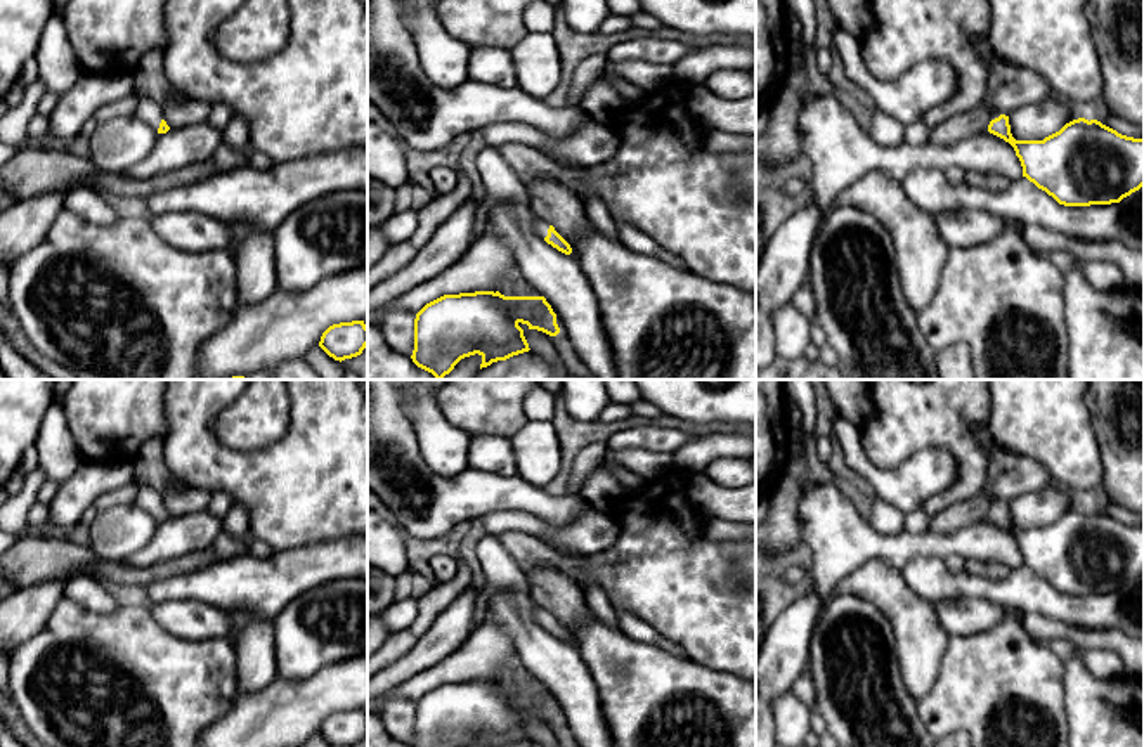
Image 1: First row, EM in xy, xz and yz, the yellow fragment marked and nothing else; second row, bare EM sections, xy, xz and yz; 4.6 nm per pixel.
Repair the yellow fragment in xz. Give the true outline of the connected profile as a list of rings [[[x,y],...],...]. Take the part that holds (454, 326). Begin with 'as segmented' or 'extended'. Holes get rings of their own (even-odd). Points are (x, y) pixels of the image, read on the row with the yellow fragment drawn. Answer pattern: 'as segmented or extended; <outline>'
as segmented; [[[499,291],[444,295],[416,314],[411,359],[437,380],[475,354],[482,357],[482,369],[530,350],[520,322],[549,336],[560,333],[544,296],[504,296]]]

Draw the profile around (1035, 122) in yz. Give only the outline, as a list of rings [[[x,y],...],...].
[[[1050,95],[1038,104],[1011,113],[1009,125],[1016,140],[1043,140],[1078,118],[1082,118],[1080,107]]]

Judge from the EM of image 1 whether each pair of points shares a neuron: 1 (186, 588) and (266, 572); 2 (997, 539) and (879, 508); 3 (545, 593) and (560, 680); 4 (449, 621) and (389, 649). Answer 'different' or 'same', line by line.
1: same
2: different
3: different
4: different

